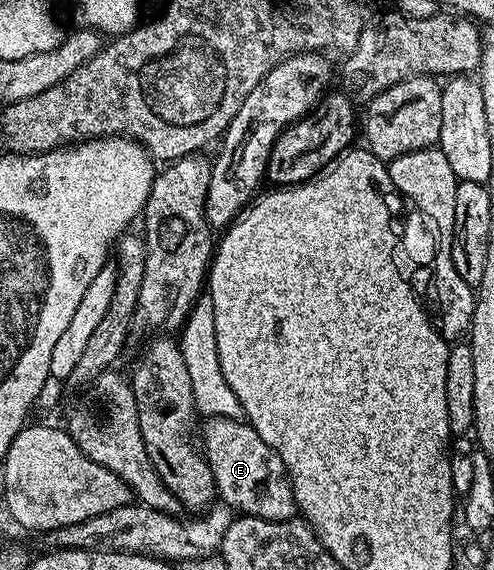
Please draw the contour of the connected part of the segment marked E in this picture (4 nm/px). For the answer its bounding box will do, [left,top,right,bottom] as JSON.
[199,417,298,522]

